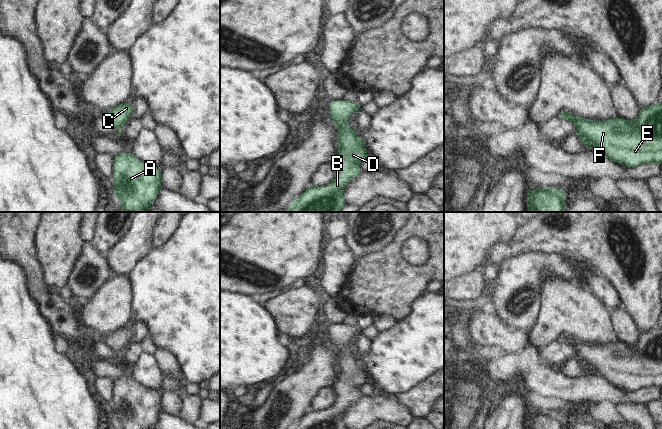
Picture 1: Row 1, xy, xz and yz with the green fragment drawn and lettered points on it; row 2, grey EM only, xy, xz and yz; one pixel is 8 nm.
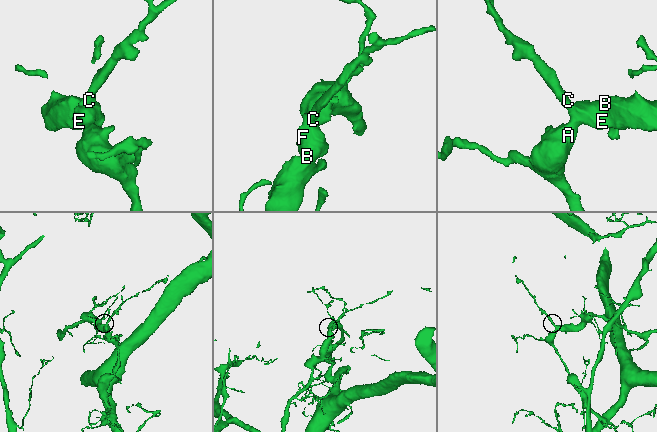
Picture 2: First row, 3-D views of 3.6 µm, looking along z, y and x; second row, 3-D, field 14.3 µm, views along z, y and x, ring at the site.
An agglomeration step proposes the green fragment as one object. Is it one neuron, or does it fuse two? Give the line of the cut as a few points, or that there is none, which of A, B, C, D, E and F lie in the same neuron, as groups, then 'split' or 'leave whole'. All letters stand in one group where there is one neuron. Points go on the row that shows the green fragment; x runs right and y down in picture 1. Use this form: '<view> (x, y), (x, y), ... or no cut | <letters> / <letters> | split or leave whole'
no cut | A B C D E F | leave whole

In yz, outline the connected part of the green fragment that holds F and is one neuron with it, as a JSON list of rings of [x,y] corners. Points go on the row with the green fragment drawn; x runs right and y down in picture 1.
[[[656,103],[642,108],[634,121],[616,117],[608,121],[590,120],[570,115],[566,111],[558,113],[561,120],[571,121],[576,128],[575,135],[589,149],[592,142],[598,152],[628,168],[636,168],[653,162],[662,165],[662,104]]]

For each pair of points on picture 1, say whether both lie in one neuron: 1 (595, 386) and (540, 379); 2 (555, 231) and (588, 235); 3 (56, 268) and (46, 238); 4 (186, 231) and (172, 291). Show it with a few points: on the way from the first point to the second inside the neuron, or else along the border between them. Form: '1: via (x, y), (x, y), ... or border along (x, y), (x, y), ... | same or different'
1: via (581, 386), (559, 386), (554, 384) | same
2: via (563, 231), (580, 231) | same
3: via (56, 261), (56, 248), (53, 245) | same
4: via (186, 246), (186, 276) | same

